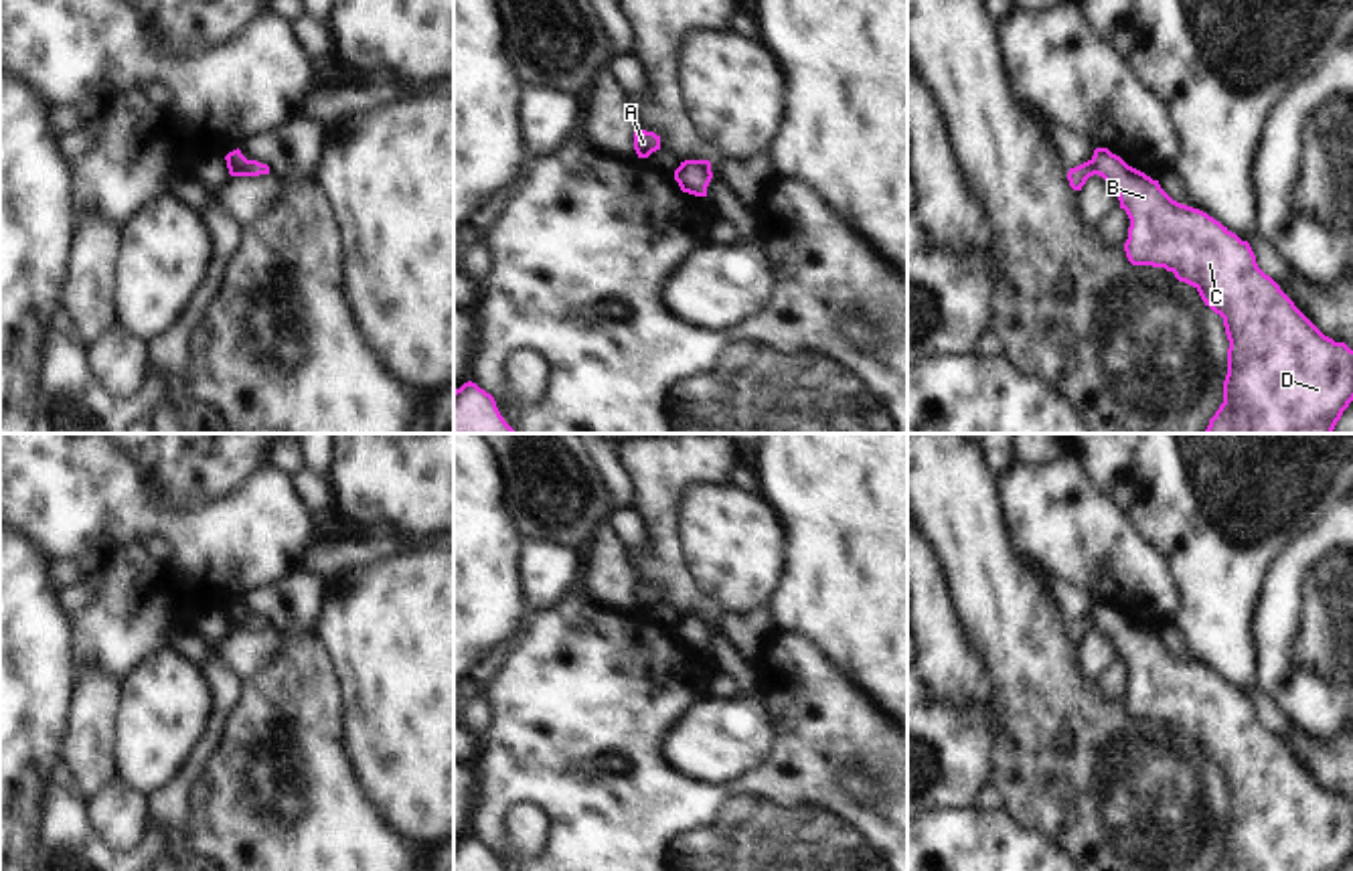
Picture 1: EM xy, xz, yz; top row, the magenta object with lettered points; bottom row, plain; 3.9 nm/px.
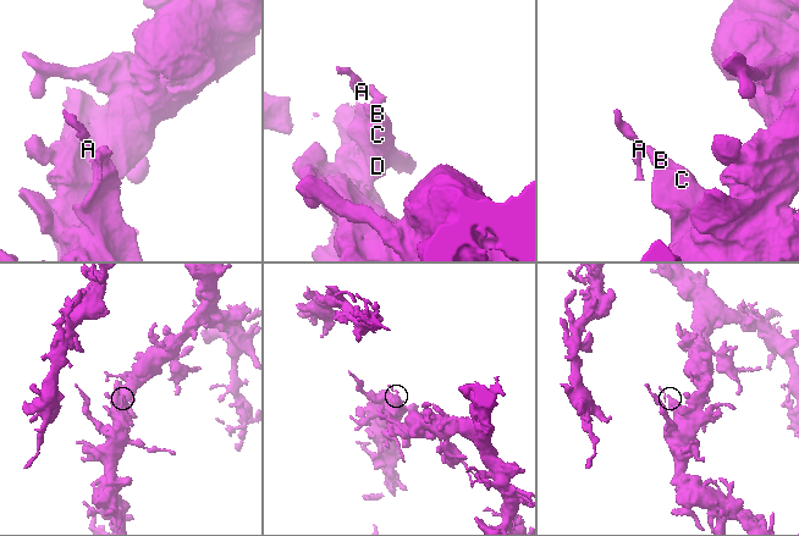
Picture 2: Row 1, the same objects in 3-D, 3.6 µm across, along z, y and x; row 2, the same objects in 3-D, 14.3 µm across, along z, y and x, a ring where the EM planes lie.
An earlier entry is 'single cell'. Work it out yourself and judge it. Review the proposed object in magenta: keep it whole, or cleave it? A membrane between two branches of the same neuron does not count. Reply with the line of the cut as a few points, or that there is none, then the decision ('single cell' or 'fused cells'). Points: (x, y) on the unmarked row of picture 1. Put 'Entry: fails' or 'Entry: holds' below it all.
cut in xy along (246, 612), (231, 628); fused cells
Entry: fails

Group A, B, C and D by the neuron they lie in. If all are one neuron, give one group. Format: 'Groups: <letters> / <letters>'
Groups: A / B C D.

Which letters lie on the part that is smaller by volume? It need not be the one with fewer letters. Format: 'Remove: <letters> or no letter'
Remove: A

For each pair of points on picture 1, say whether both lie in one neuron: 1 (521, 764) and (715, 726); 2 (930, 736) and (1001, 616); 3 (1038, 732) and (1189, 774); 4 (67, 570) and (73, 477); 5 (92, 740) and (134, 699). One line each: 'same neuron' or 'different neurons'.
1: different neurons
2: different neurons
3: same neuron
4: different neurons
5: different neurons

